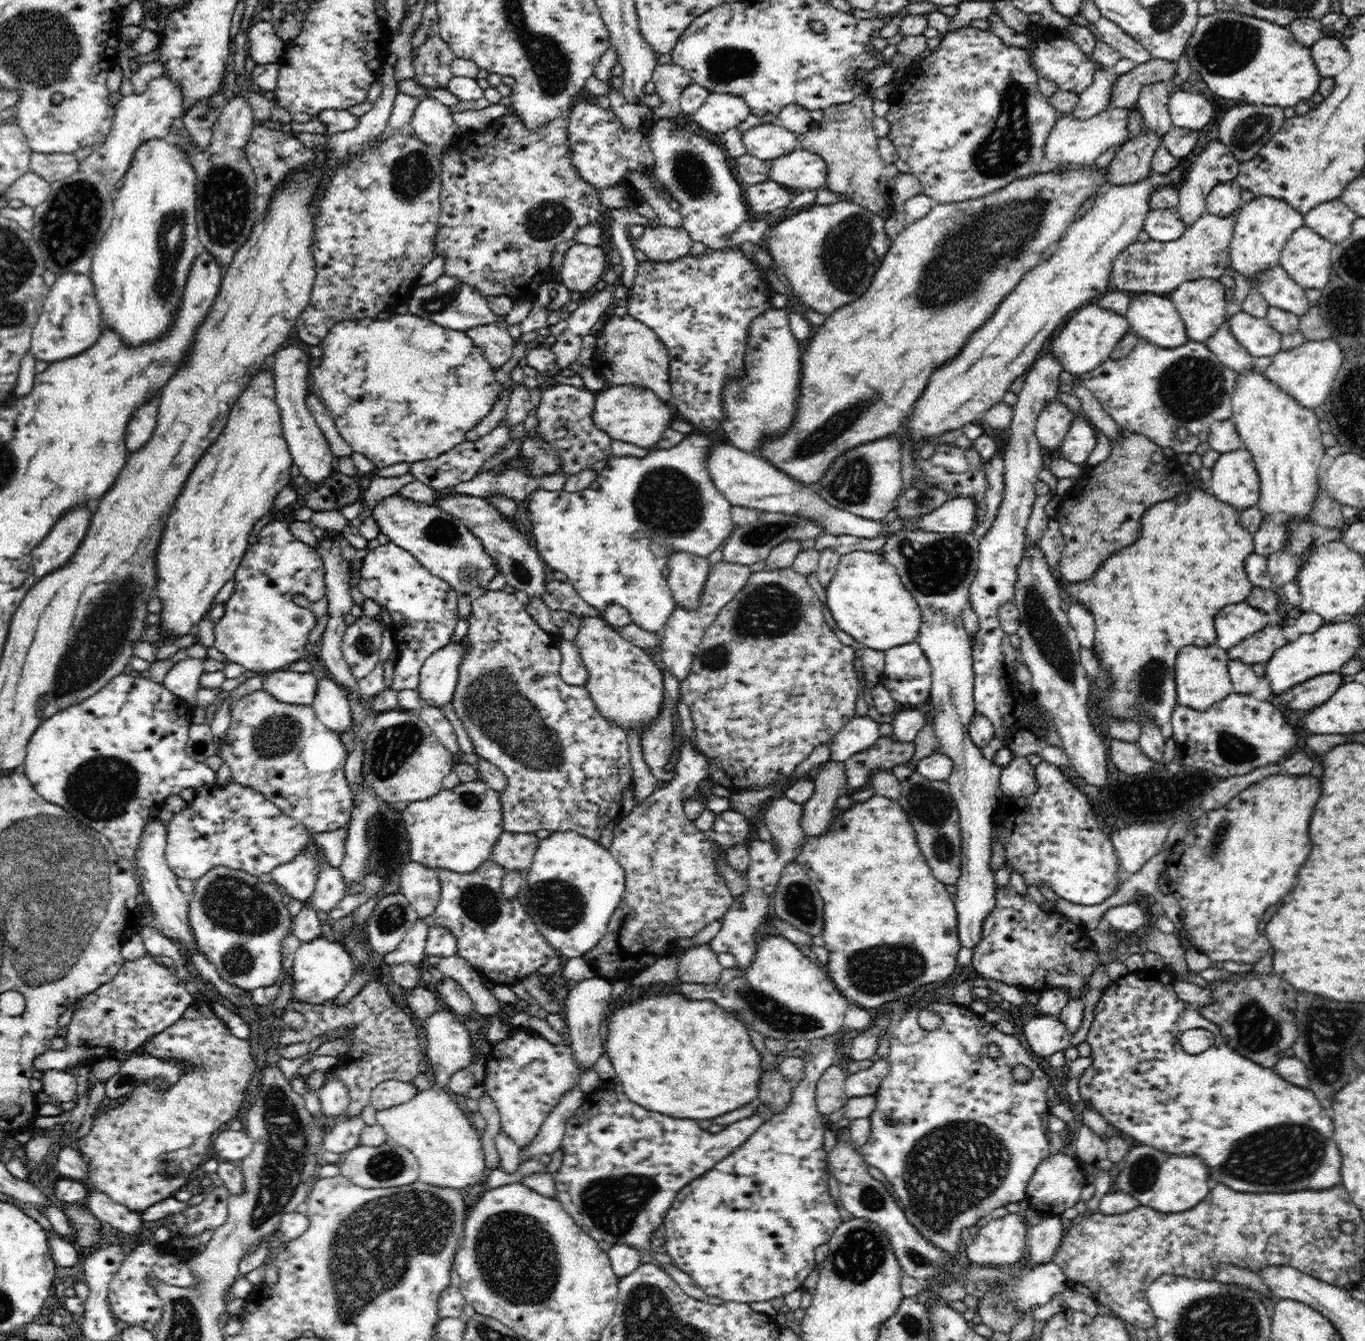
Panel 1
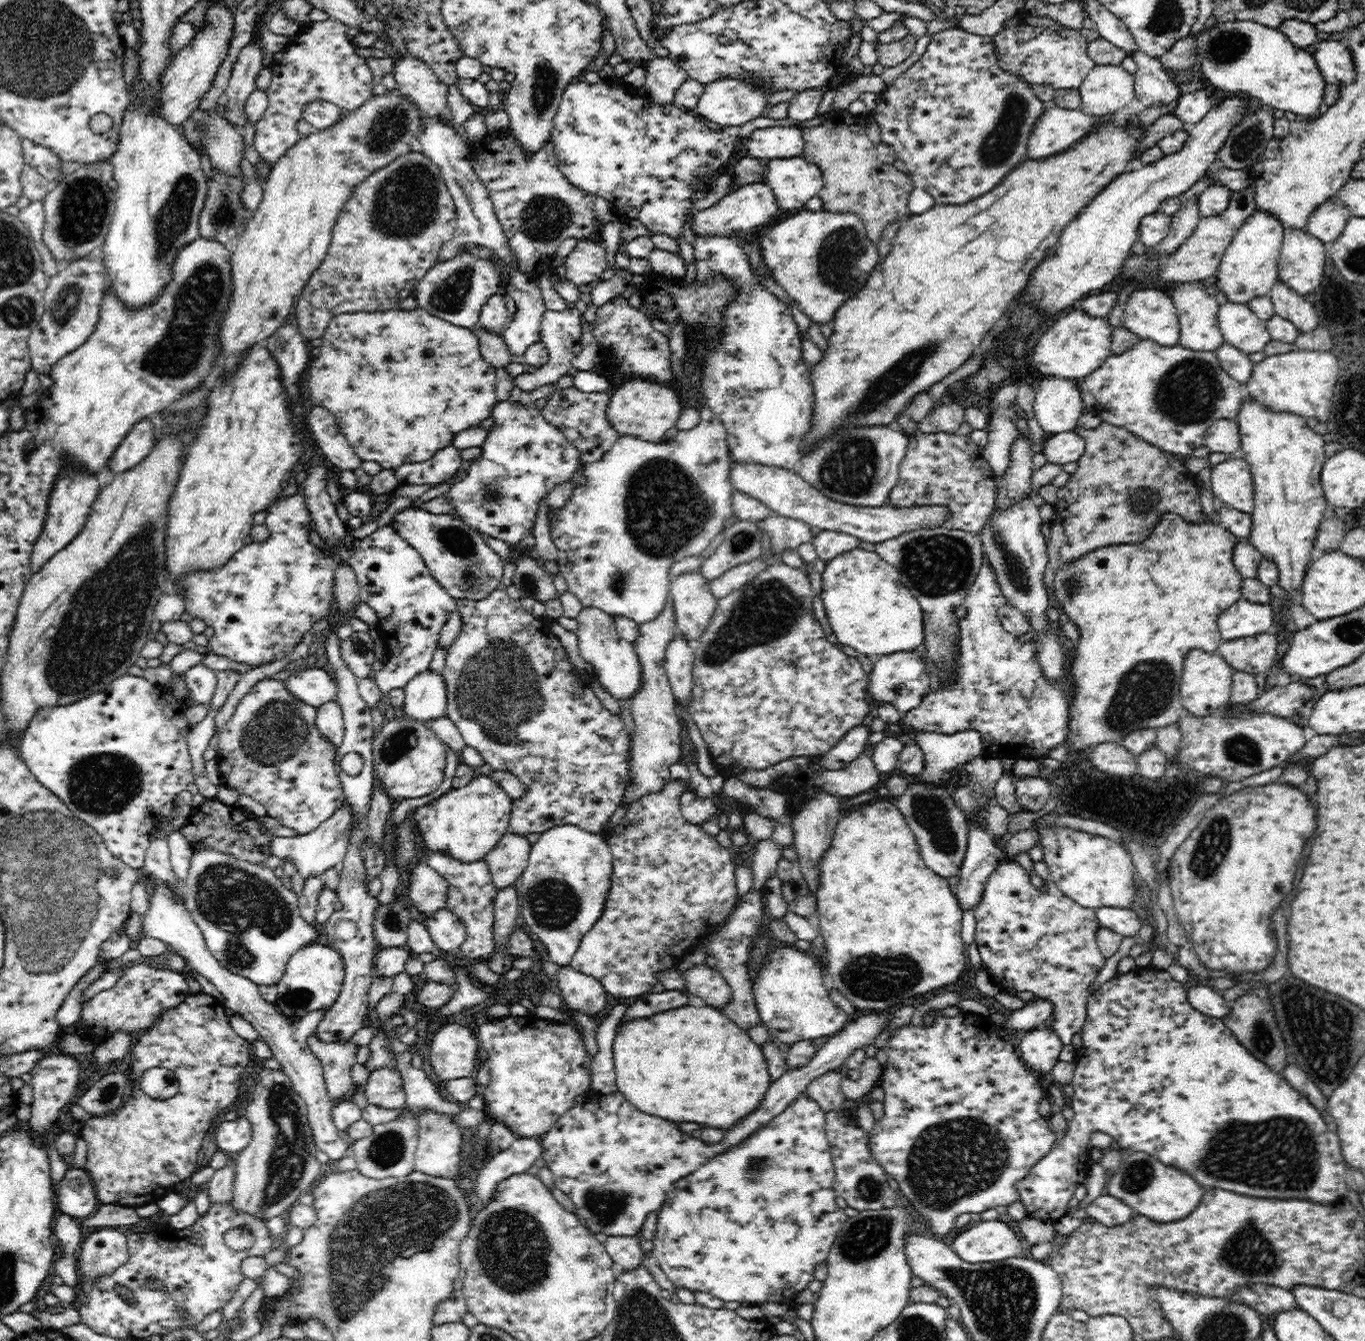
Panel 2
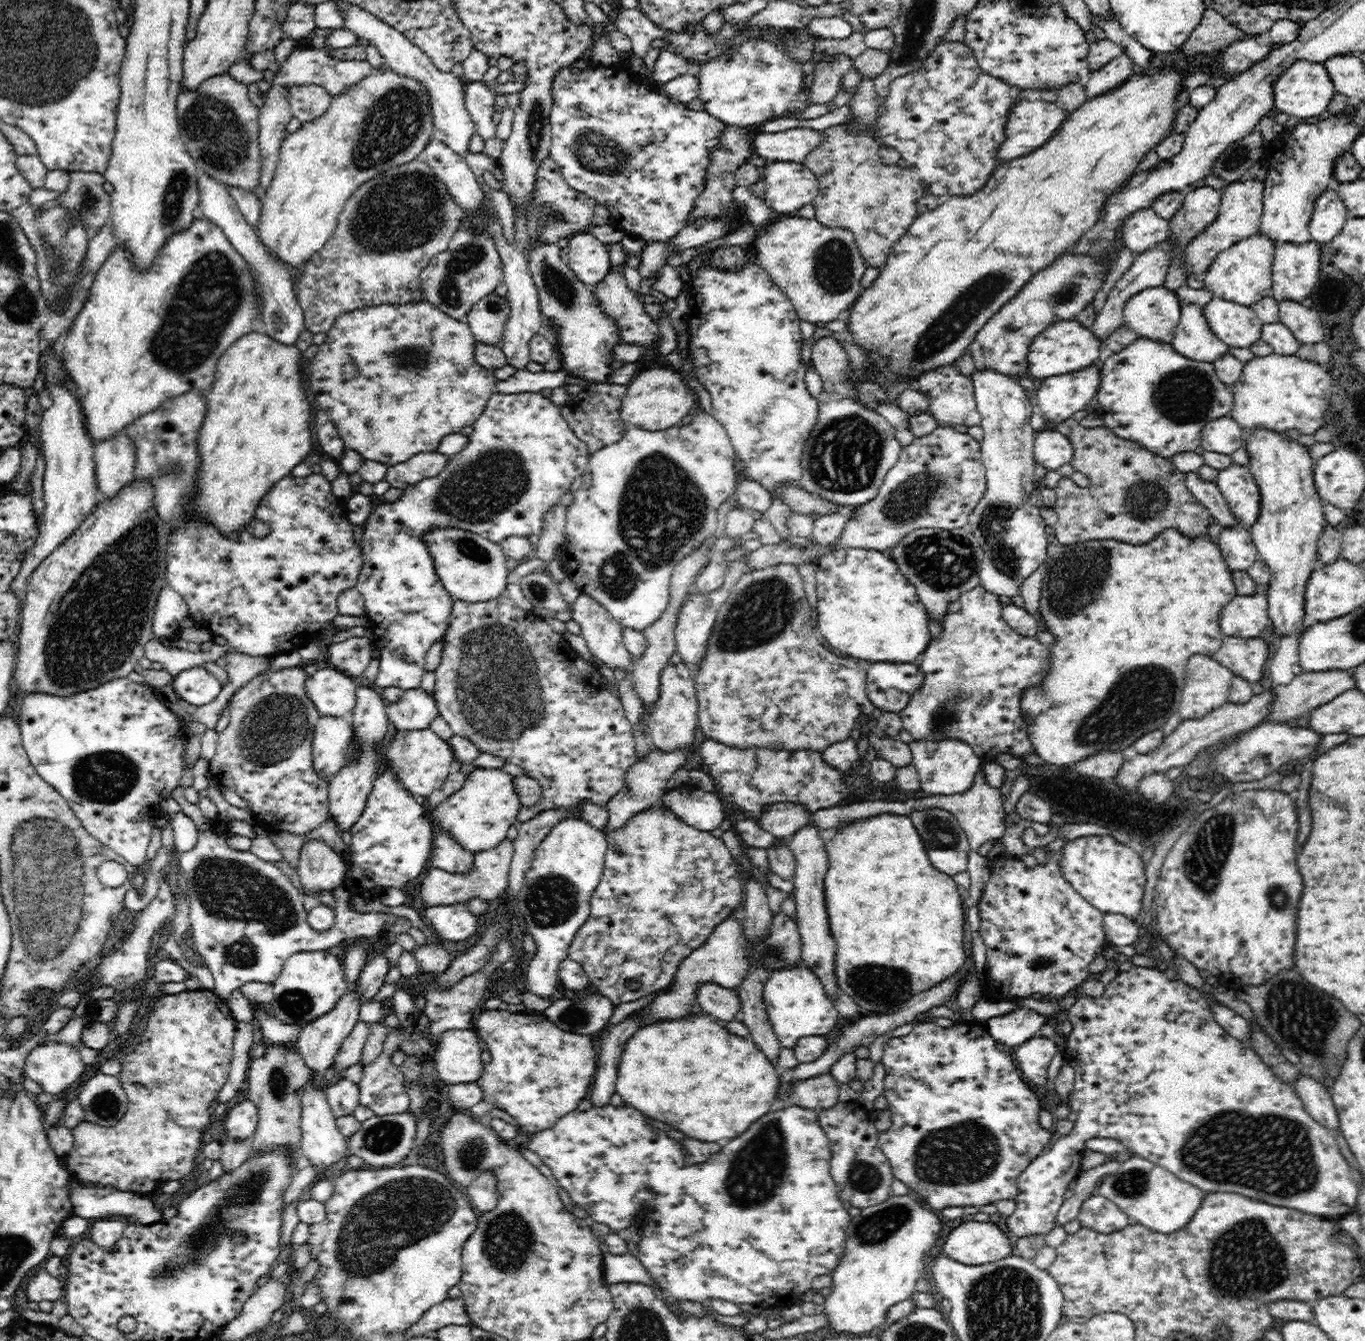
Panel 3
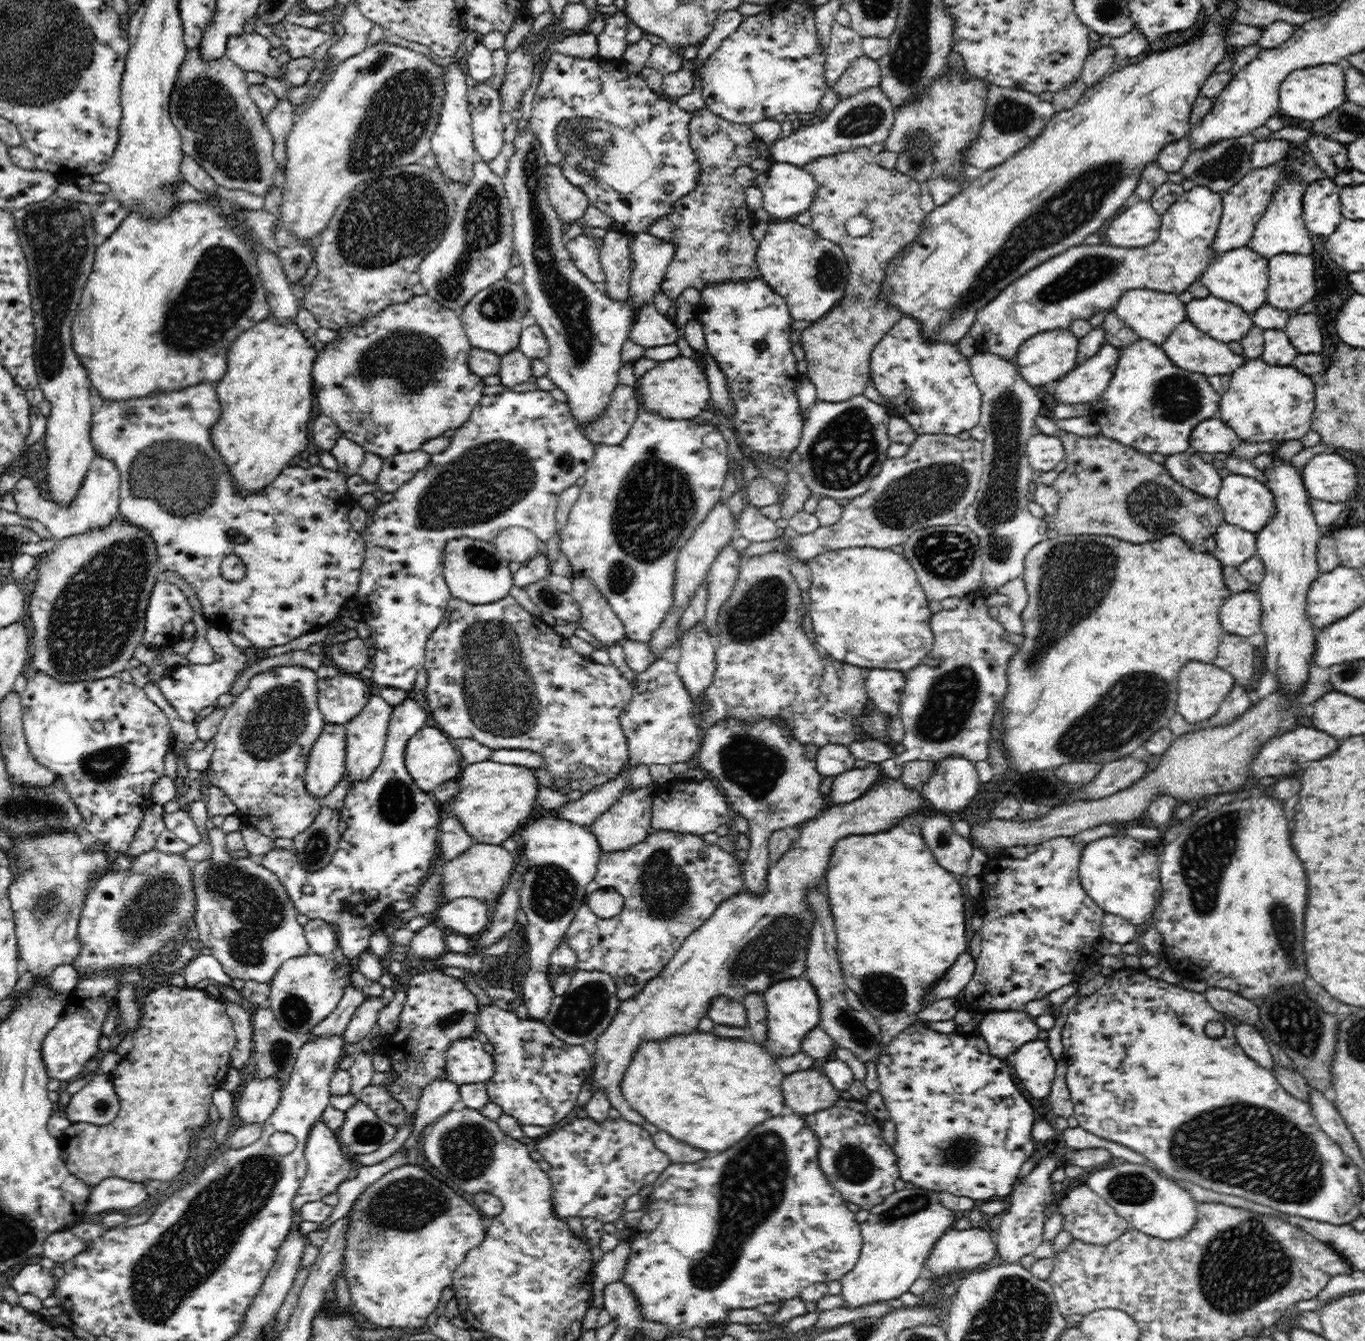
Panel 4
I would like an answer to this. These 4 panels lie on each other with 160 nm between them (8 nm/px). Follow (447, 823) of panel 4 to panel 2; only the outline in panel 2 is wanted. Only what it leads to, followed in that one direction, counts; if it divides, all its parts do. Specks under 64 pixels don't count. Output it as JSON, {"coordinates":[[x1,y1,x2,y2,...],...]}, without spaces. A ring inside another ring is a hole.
{"coordinates":[[428,852,423,861,448,881,450,888,448,888,445,909,456,915,466,927,465,941,457,952,463,958,488,960,494,954,494,946,496,946,492,928,494,928,494,900,498,890,487,864,480,860,464,864,443,852]]}

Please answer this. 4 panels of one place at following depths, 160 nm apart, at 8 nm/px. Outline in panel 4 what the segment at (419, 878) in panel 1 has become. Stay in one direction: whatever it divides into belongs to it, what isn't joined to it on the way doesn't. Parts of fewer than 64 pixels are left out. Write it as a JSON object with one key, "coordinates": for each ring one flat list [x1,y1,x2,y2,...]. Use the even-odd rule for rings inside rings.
{"coordinates":[[476,843,471,848,468,848,466,852,458,854,458,858,444,863,441,868,442,873,444,873,441,893,449,901,466,897,495,902,513,872,513,866,515,865,514,855,515,853,506,850,502,845]]}

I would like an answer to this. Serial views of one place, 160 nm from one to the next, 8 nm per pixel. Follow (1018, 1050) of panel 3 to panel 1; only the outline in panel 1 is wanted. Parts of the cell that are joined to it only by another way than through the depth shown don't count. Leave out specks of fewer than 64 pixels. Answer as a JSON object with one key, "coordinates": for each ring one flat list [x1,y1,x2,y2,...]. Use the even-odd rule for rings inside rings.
{"coordinates":[[1035,1015,1024,1024,1023,1031,1024,1042,1028,1042,1030,1052,1037,1059,1049,1058,1071,1045,1072,1034,1058,1017]]}

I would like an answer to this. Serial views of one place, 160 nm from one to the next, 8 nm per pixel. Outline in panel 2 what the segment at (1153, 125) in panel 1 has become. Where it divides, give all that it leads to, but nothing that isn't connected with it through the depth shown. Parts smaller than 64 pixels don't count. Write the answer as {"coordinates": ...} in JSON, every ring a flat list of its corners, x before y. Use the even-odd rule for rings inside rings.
{"coordinates":[[1139,49,1131,57,1138,64,1138,71,1133,74,1135,97,1144,106,1166,106,1181,95,1159,57,1148,56]]}

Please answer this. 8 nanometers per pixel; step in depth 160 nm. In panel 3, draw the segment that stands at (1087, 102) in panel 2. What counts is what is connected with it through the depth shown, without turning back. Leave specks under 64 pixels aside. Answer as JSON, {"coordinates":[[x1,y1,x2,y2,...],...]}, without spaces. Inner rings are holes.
{"coordinates":[[1125,52,1114,59,1108,62,1104,68,1091,72,1085,79,1085,93,1088,99,1122,86,1132,76,1134,65]]}

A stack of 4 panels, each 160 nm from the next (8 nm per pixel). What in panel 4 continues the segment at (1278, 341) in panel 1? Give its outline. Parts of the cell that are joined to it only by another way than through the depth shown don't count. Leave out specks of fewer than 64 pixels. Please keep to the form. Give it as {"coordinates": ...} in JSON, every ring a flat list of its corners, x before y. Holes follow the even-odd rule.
{"coordinates":[[1211,295,1194,298,1185,309,1190,323,1212,339,1226,344,1242,341,1254,326,1251,313]]}

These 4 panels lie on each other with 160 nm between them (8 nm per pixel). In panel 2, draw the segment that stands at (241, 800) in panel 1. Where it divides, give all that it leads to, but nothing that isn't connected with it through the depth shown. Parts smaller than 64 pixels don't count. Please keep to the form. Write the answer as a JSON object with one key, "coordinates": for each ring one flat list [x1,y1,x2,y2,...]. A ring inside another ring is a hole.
{"coordinates":[[206,799,202,806,195,808,193,816,188,817,179,831,193,850,213,848,222,854,247,860,252,864,263,864,272,854,270,842,273,835,260,823,260,818,235,805,223,804,218,799]]}

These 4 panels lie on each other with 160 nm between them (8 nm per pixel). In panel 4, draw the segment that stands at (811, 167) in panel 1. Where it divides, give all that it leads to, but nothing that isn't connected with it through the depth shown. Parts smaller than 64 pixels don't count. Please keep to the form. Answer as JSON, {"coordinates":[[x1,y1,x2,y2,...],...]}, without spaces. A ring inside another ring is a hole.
{"coordinates":[[774,162,766,174,767,180,761,188,763,207,772,220,787,220,792,218,792,216,798,216,805,210,809,210,819,186,814,177,809,172,806,172,802,166,786,162]]}

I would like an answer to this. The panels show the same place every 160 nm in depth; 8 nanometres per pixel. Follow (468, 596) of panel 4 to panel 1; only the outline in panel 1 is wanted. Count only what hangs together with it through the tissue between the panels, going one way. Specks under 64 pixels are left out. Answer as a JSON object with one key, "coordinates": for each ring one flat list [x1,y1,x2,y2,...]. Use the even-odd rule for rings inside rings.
{"coordinates":[[396,493,380,500,374,506,371,517,390,542,413,554,424,568,452,585,458,594,467,595,475,588,485,589,498,572,480,539,476,539,459,518,440,510,436,505,414,501]]}

